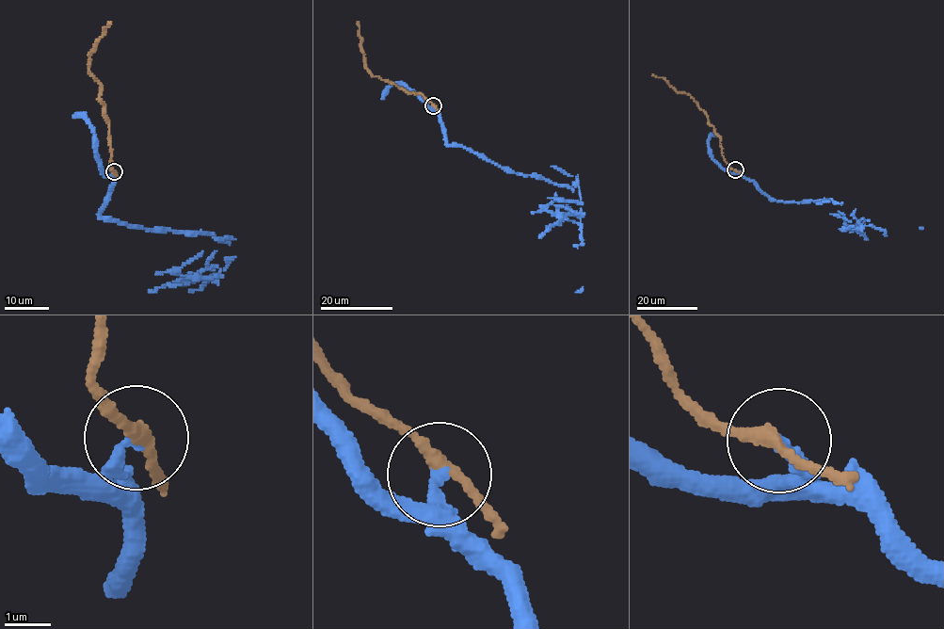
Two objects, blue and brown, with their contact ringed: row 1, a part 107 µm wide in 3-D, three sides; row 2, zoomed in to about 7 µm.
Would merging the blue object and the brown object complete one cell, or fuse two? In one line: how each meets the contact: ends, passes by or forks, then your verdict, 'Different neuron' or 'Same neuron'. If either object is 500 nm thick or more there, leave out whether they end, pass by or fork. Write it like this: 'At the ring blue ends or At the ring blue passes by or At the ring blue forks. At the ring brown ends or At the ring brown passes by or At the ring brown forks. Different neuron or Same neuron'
At the ring blue ends. At the ring brown passes by. Different neuron

